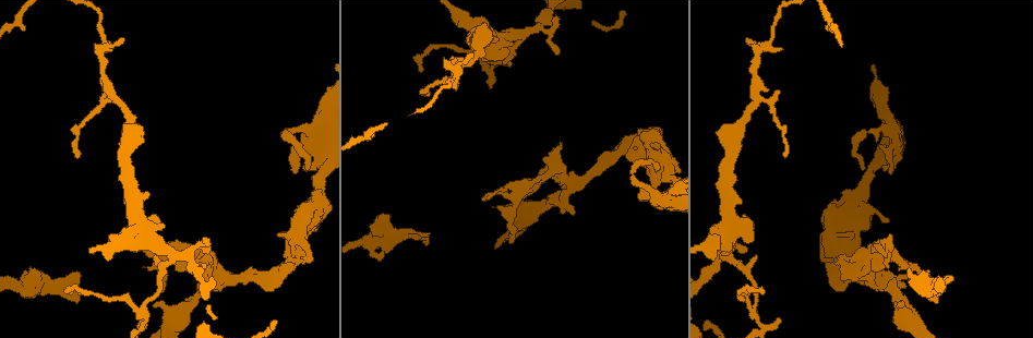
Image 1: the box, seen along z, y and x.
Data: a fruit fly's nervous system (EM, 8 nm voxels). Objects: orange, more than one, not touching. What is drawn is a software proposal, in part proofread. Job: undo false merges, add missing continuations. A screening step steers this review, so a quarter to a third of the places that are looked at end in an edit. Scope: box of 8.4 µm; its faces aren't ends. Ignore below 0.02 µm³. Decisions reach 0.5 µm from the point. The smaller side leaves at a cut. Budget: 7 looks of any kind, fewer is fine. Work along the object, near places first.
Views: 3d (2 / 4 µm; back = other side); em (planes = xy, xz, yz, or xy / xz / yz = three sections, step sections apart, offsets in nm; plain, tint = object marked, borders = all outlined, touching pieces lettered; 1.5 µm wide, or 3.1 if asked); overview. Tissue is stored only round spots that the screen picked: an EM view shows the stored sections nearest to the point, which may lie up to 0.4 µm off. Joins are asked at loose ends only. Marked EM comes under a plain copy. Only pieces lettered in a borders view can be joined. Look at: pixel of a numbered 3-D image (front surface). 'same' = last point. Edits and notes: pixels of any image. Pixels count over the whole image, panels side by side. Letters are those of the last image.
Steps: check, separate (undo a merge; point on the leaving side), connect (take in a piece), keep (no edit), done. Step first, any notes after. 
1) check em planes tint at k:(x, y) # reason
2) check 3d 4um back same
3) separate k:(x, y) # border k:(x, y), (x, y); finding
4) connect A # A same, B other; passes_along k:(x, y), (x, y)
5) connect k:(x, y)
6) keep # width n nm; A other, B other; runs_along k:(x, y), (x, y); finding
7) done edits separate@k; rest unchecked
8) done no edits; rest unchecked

check 3d 2um at 1:(29, 269) # an open end

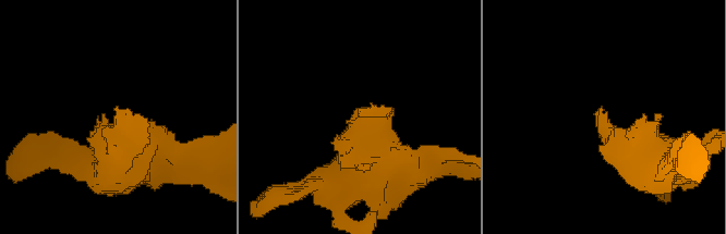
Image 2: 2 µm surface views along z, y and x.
check em planes borders at 2:(363, 108) # need the tissue

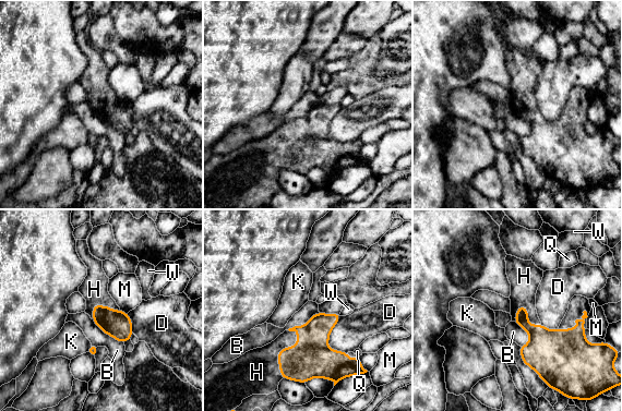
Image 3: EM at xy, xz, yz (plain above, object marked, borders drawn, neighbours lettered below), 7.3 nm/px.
connect H # B other, D other, H same, K other, M other, Q other, W other; it goes on there

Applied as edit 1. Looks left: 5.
check overview # see it whole again

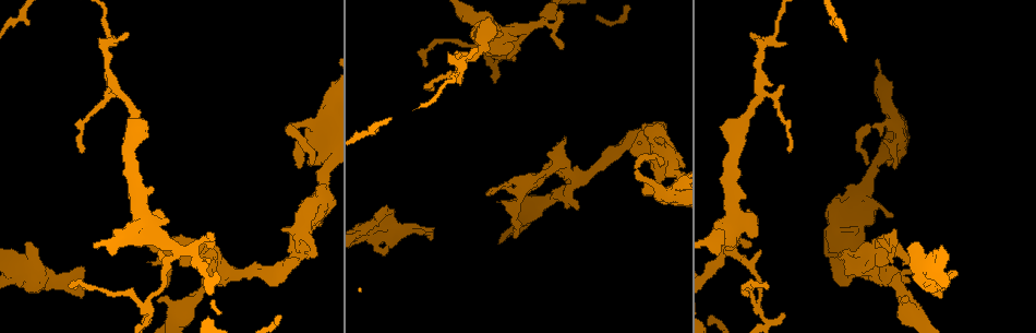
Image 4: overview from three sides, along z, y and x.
check 3d 4um at 4:(526, 185) # sharp bend

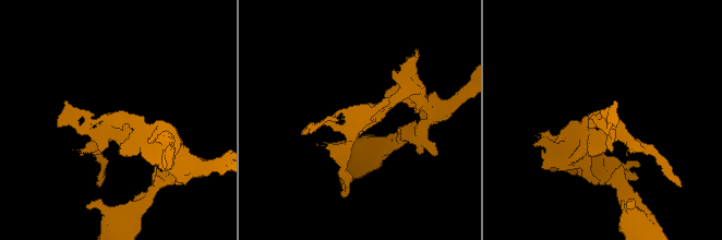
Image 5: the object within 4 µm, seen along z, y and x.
check em planes borders at 5:(118, 122)

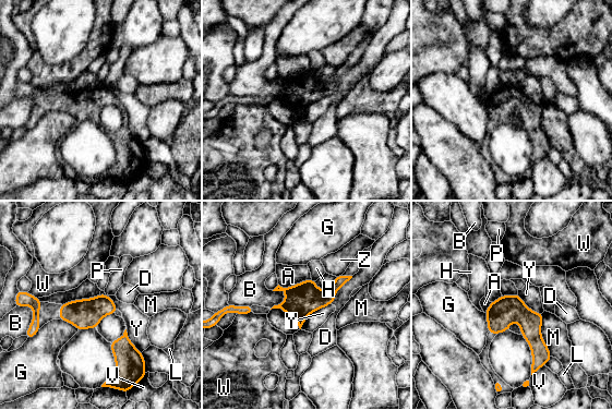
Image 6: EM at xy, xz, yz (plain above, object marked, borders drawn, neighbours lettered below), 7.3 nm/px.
keep # A other, B other, D other, G other, H other, L other, M other, P other, V other, W other, Y other, Z other; border 6:(331, 303), (312, 311), (300, 328); all the same neuron

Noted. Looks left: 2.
done edits connect@3; rest unchecked

